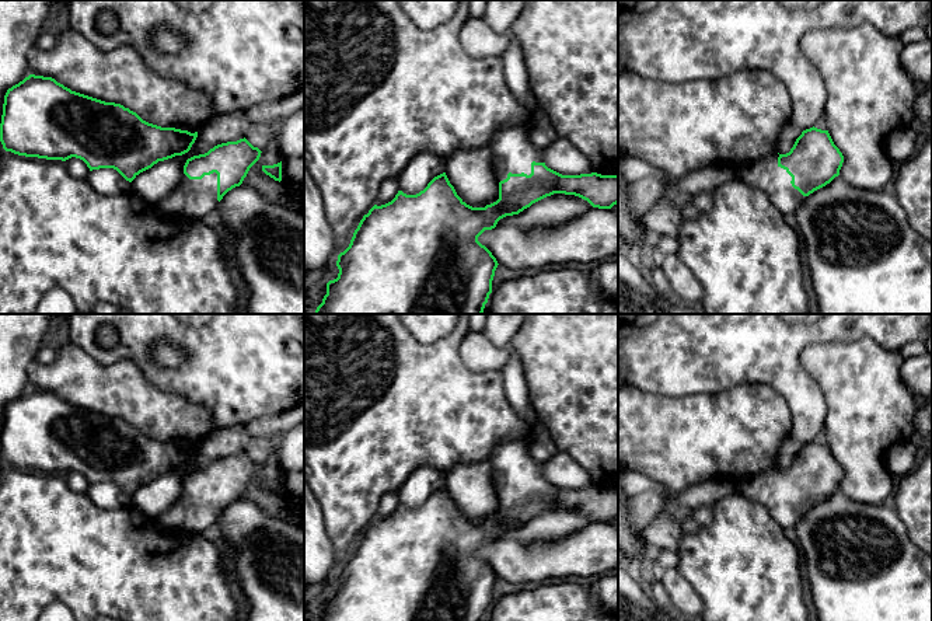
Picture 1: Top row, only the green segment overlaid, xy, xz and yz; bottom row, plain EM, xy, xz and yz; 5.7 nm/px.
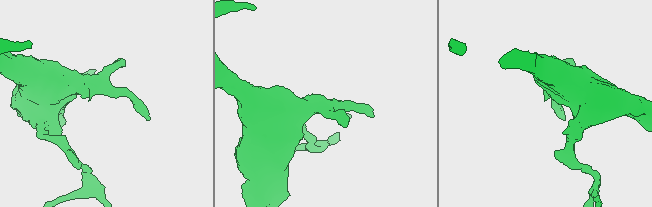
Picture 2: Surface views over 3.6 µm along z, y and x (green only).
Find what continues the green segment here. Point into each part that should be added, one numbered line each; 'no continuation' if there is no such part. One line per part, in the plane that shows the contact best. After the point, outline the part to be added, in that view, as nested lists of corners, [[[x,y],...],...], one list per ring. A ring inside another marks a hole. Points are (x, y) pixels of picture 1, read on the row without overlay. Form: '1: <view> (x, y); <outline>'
1: xy (192, 512); [[[185,488],[179,499],[157,519],[160,527],[171,533],[200,533],[219,521],[217,488],[189,493]]]

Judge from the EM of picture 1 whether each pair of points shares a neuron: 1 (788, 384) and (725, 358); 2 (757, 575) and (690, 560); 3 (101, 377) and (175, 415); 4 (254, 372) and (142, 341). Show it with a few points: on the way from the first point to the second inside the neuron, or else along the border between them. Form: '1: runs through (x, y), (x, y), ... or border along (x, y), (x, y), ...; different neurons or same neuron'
1: runs through (772, 369), (761, 358), (740, 358); same neuron
2: runs through (740, 565), (707, 560); same neuron
3: runs through (119, 390), (157, 414); same neuron
4: runs through (226, 359), (177, 332), (170, 332); same neuron

